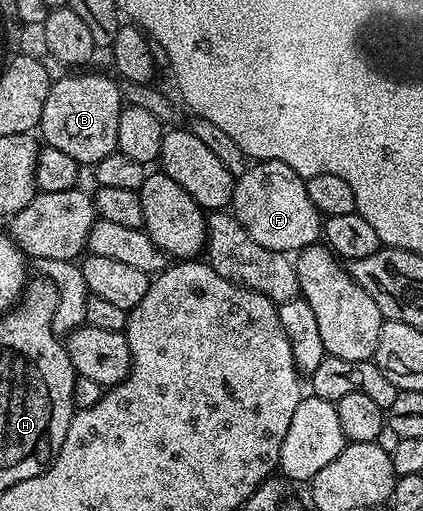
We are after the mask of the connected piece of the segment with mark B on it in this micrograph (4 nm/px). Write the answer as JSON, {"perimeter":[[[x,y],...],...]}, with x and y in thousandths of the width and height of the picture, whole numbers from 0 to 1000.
{"perimeter":[[[215,137],[180,139],[187,141],[180,149],[149,149],[142,157],[137,151],[123,162],[90,249],[90,256],[102,258],[109,288],[147,294],[191,325],[220,325],[279,292],[277,239],[296,209],[272,157],[206,139]]]}

